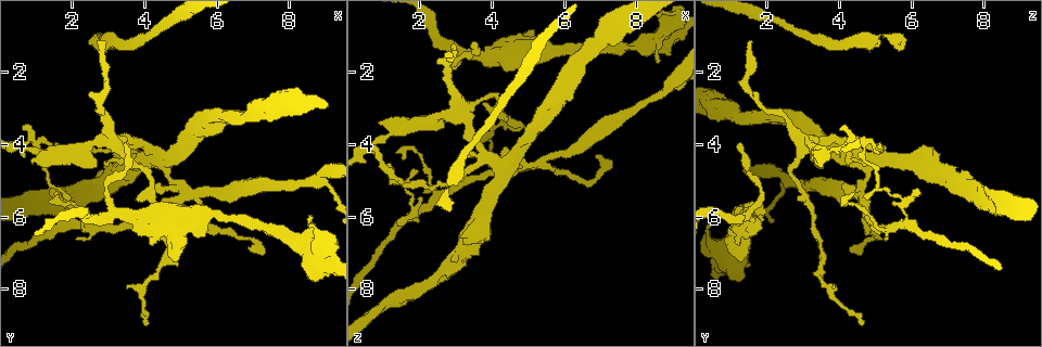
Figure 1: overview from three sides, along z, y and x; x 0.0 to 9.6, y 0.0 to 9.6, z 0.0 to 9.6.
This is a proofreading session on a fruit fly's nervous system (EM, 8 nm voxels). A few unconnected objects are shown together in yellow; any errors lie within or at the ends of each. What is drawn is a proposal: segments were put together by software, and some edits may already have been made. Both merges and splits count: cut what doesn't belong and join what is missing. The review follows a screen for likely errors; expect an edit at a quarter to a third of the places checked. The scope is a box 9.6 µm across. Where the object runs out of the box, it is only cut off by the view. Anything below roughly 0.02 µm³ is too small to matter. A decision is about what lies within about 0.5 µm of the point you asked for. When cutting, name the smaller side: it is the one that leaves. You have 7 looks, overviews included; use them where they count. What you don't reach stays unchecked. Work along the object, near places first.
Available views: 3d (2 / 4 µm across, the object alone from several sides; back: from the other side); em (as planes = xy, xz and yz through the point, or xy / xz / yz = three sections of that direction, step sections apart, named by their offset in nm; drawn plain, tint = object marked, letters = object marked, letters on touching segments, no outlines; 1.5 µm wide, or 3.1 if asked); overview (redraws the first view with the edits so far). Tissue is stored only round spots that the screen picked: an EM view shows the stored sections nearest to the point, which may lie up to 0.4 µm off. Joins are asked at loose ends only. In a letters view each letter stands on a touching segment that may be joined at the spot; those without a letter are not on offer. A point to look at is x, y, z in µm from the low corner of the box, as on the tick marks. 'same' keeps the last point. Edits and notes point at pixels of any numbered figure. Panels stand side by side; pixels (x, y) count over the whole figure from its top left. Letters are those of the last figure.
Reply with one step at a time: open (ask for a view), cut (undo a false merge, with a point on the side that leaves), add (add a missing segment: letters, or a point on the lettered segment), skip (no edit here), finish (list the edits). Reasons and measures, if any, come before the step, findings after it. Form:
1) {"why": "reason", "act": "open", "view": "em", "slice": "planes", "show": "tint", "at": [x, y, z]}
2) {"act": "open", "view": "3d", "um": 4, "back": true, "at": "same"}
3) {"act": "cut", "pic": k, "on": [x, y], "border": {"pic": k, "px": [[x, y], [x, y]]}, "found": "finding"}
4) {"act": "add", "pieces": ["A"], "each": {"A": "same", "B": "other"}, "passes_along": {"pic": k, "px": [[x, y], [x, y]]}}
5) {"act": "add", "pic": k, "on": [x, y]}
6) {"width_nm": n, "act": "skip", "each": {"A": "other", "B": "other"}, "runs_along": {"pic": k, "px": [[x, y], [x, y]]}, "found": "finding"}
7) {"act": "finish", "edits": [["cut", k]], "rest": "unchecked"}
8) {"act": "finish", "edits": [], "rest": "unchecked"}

{"why": "touches itself", "act": "open", "view": "3d", "um": 4, "at": [1.30, 3.95, 4.85]}

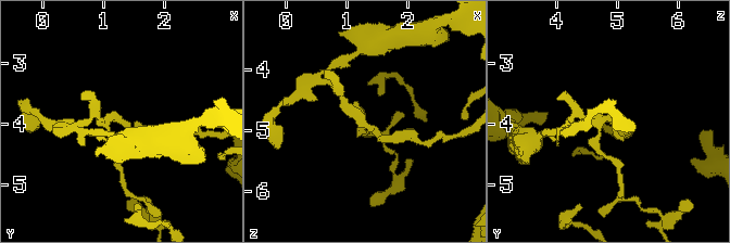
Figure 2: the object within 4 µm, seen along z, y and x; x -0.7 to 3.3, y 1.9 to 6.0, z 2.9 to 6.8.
{"act": "open", "view": "em", "slice": "planes", "show": "tint", "at": [1.25, 3.90, 4.90]}

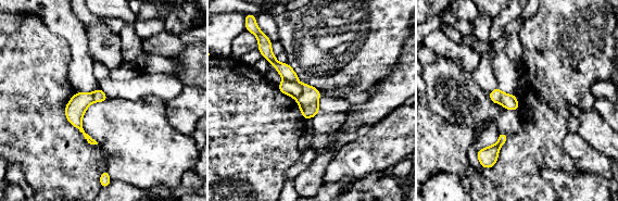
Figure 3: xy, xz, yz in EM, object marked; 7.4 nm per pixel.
{"act": "open", "view": "em", "slice": "planes", "show": "letters", "at": "same"}

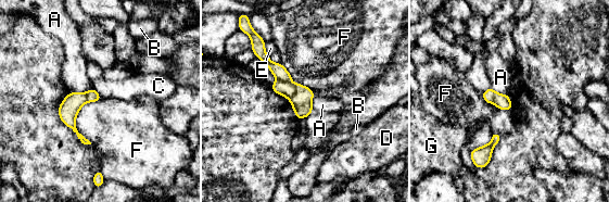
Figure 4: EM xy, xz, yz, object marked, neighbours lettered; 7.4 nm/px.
{"act": "cut", "pic": 4, "on": [287, 89], "each": {"A": "other", "B": "other", "C": "other", "D": "other", "E": "other", "F": "other", "G": "other"}, "border": {"pic": 4, "px": [[277, 79], [291, 83]]}, "found": "two neurons meet here"}

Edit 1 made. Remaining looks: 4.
{"why": "branch stops here", "act": "open", "view": "em", "slice": "xz", "step": 4, "show": "letters", "at": [2.70, 1.35, 5.70]}

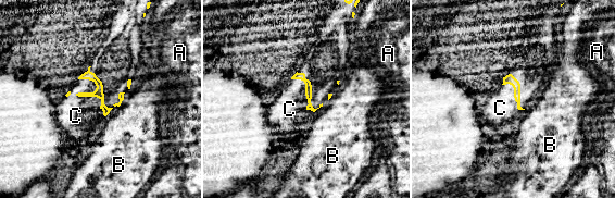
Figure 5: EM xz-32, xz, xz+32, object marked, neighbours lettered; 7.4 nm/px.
{"act": "open", "view": "em", "slice": "planes", "show": "letters", "at": "same"}

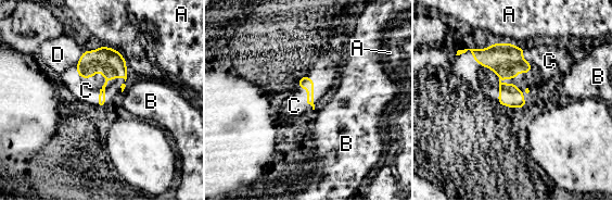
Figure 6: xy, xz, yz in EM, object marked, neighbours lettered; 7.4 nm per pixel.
{"act": "add", "pieces": ["C"], "each": {"A": "other", "B": "other", "C": "same", "D": "other"}, "passes_along": {"pic": 6, "px": [[506, 60], [509, 76], [542, 72]]}, "found": "it goes on there"}

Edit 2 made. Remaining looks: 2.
{"act": "finish", "edits": [["cut", 4], ["add", 6]], "rest": "unchecked"}

